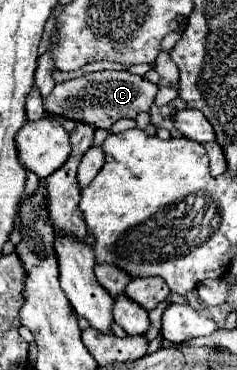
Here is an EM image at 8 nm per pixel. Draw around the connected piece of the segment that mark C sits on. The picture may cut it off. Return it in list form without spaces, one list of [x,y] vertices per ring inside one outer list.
[[[102,70],[102,72],[88,72],[80,78],[56,84],[54,90],[48,94],[48,98],[44,100],[44,106],[46,106],[46,112],[54,118],[90,122],[90,126],[94,128],[108,130],[120,118],[136,118],[140,112],[148,112],[156,98],[156,92],[158,92],[158,86],[146,80],[144,76]]]

